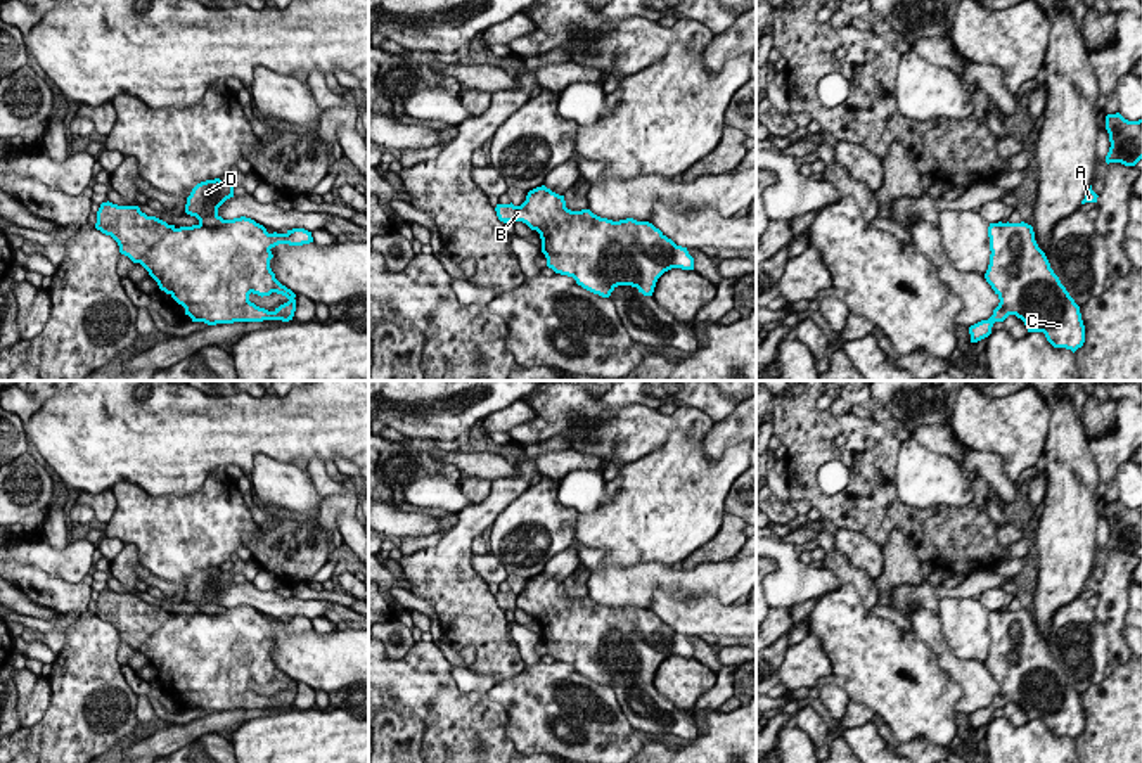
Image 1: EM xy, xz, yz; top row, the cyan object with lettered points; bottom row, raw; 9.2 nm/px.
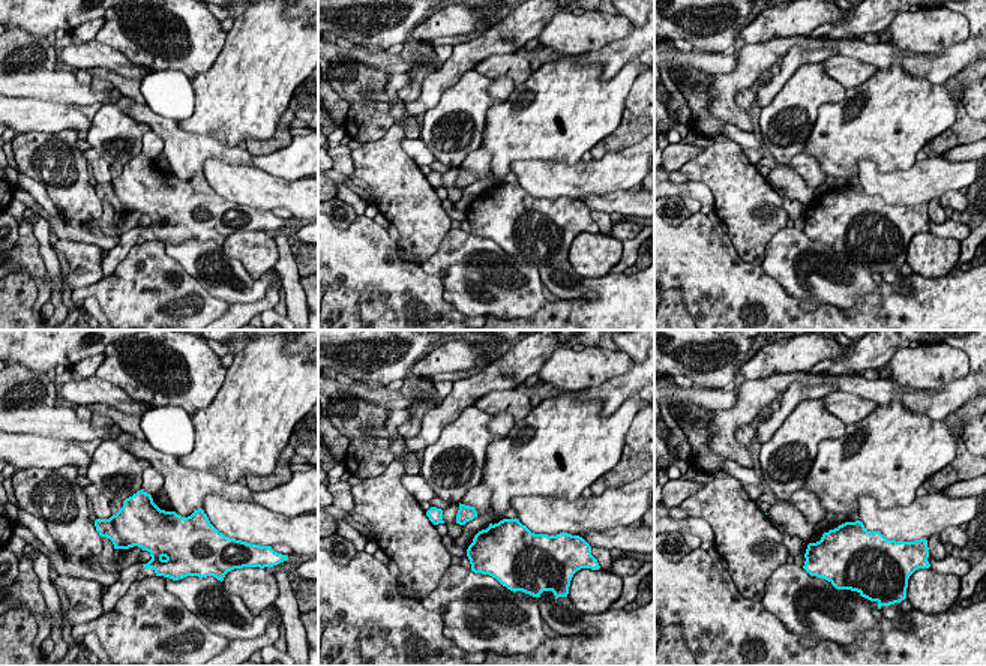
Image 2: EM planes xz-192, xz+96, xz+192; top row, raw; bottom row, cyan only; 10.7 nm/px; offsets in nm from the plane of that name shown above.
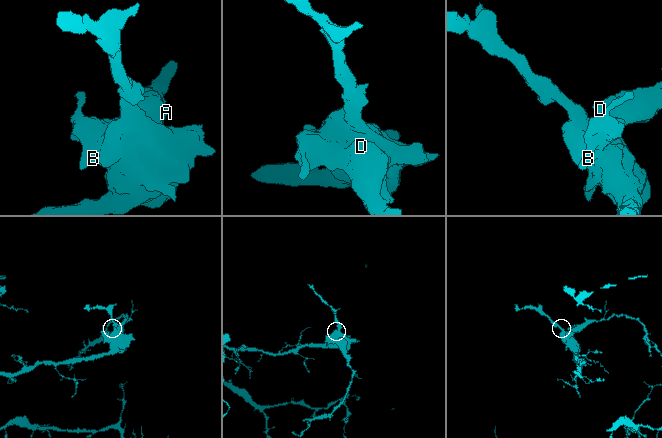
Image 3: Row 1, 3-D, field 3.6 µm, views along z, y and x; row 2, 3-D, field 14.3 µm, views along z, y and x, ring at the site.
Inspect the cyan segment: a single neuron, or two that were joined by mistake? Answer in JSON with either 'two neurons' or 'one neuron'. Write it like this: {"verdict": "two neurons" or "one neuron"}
{"verdict": "one neuron"}

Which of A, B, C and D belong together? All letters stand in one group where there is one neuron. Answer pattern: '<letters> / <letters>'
A B C D

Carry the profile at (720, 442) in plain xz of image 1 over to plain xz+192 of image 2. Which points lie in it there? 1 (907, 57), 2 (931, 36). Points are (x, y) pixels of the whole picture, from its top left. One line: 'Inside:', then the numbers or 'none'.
Inside: 1

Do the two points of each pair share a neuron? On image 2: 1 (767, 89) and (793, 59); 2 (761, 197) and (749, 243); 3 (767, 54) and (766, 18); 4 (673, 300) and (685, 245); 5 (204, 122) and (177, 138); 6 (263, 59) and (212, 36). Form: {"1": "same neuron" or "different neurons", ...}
{"1": "same neuron", "2": "same neuron", "3": "different neurons", "4": "different neurons", "5": "different neurons", "6": "different neurons"}

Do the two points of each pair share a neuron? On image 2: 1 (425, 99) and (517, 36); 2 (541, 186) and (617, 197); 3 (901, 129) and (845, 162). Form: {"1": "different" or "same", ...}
{"1": "same", "2": "different", "3": "same"}

